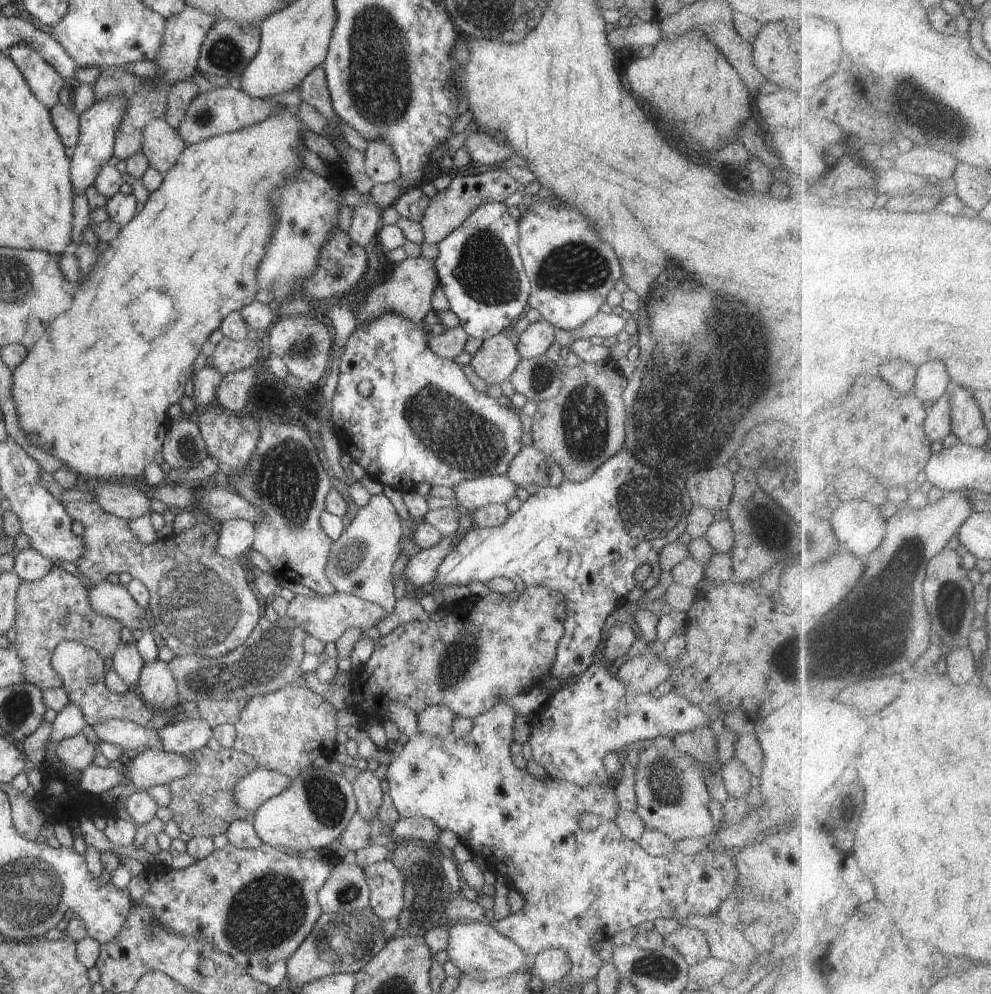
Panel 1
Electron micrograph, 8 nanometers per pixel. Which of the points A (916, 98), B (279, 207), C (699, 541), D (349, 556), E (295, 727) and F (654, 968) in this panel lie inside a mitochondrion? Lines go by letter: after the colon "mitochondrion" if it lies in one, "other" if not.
A: mitochondrion
B: other
C: other
D: mitochondrion
E: other
F: mitochondrion

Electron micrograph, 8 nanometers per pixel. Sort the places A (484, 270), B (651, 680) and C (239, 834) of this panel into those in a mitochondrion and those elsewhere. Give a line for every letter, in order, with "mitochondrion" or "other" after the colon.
A: mitochondrion
B: other
C: other

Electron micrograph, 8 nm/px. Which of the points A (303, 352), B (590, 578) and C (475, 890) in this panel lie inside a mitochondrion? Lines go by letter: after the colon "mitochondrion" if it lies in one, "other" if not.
A: mitochondrion
B: other
C: other

